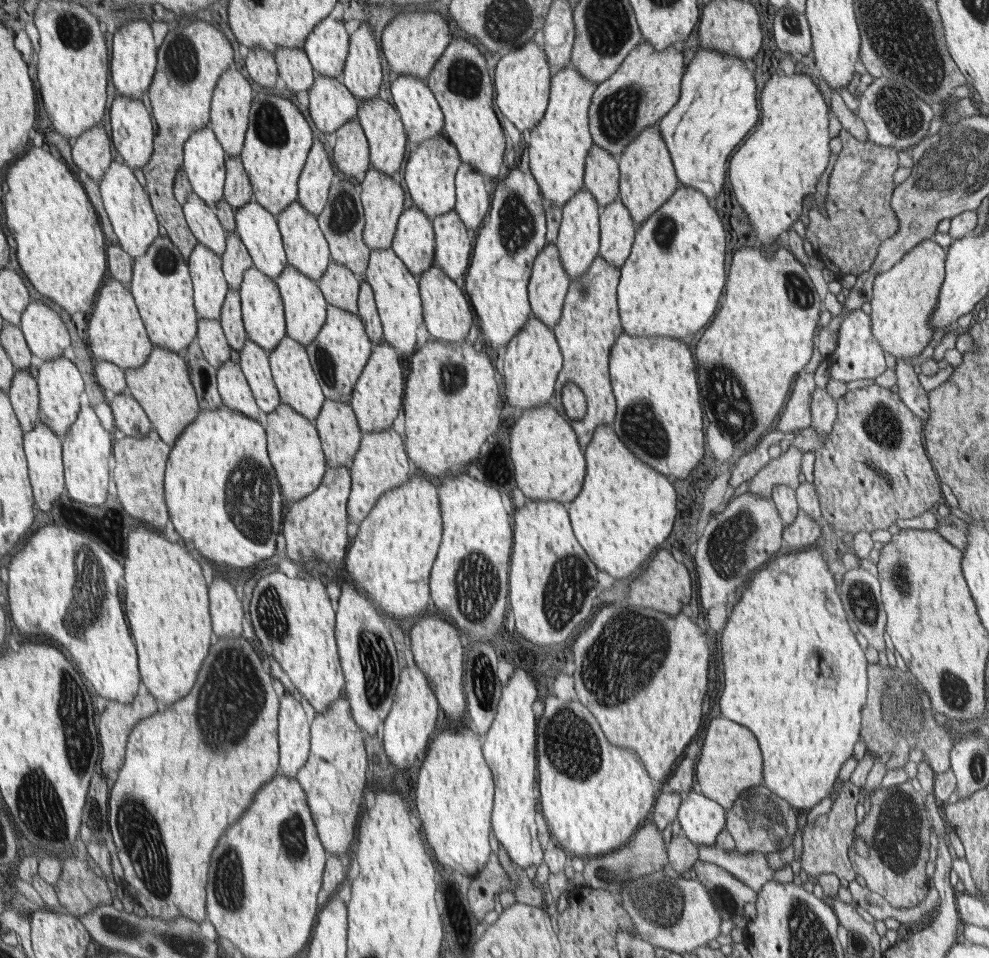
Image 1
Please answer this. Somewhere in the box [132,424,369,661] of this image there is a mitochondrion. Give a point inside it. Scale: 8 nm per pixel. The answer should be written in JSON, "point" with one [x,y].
{"point":[248,492]}

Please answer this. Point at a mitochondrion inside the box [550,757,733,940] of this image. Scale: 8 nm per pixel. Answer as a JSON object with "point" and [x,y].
{"point":[658,903]}

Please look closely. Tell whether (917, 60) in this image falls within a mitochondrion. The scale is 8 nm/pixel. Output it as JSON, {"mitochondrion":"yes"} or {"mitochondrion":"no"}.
{"mitochondrion":"yes"}

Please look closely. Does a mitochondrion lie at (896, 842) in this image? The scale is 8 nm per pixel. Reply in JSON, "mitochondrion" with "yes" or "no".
{"mitochondrion":"yes"}

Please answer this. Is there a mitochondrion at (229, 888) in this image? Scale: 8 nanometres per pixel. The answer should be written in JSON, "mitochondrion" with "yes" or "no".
{"mitochondrion":"yes"}

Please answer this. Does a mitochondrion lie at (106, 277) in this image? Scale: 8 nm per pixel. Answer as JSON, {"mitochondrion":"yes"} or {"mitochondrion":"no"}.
{"mitochondrion":"no"}

